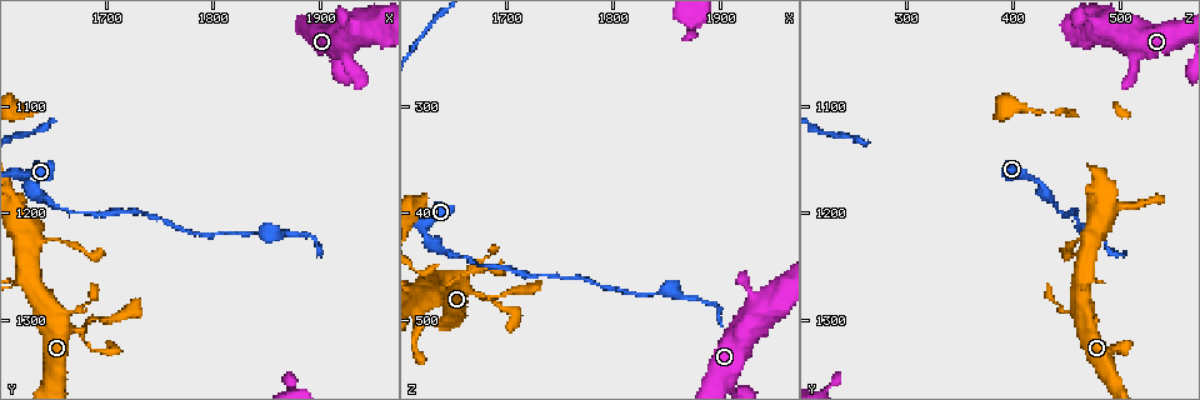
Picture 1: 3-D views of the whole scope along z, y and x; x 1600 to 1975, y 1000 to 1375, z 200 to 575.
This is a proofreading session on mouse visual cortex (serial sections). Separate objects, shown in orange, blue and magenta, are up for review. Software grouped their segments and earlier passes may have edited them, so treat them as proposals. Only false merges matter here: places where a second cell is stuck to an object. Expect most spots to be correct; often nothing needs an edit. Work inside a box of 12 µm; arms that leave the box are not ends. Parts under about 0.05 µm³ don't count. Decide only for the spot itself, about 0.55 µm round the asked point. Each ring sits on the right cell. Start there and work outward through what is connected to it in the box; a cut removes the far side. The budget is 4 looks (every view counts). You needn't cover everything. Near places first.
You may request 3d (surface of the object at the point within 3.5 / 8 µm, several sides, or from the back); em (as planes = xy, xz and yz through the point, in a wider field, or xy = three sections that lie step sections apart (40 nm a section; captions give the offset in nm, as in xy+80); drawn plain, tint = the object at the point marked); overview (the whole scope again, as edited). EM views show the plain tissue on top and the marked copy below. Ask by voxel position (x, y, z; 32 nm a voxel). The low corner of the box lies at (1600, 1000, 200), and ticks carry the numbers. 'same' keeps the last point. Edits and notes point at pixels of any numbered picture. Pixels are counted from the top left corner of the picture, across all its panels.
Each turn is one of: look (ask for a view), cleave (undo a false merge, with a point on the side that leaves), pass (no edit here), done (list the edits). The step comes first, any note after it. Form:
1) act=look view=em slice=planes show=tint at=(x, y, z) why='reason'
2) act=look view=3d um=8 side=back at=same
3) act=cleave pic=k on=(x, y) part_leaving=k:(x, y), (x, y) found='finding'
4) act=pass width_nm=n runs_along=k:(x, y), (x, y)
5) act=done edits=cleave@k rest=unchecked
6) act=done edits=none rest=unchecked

act=look view=3d um=8 at=(1634, 1224, 476) why='sudden change in width'

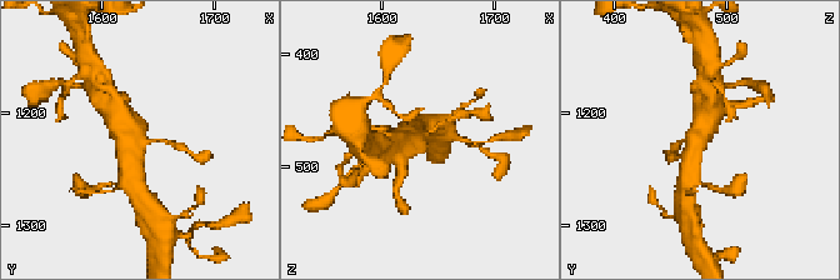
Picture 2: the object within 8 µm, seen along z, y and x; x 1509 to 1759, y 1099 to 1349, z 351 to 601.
act=look view=em slice=xy step=3 show=tint at=(1634, 1224, 474) why='shape alone is not enough'

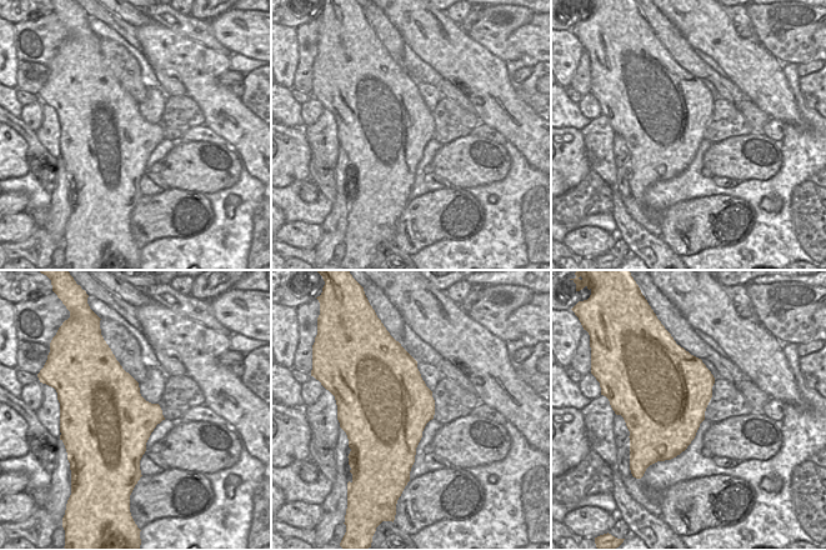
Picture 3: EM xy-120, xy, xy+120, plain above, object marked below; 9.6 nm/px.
act=pass found='all the same cell'

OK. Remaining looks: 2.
act=look view=em slice=xy step=2 show=tint at=(1678, 1306, 478) why='sudden change in width'

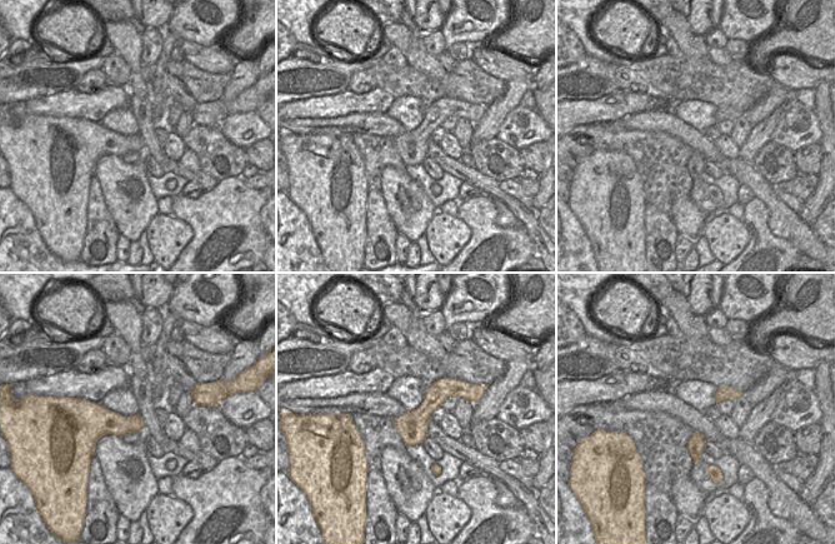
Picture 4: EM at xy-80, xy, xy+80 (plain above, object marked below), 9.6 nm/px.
act=look view=3d um=3.5 at=same why='wider look'

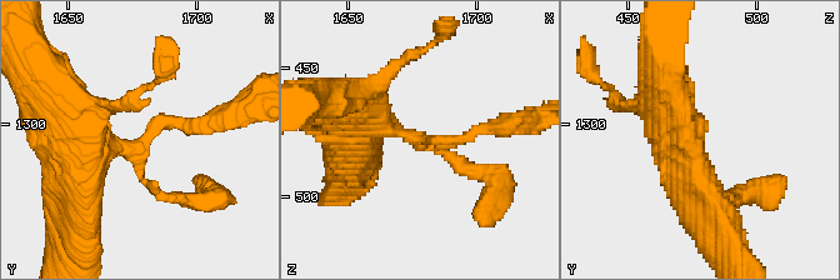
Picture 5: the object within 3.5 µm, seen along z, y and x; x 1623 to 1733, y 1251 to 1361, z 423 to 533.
act=pass width_nm=280 runs_along=5:(80, 169), (160, 123), (214, 119) found='continuous, no second cell'

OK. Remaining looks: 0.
act=done edits=none rest=unchecked

